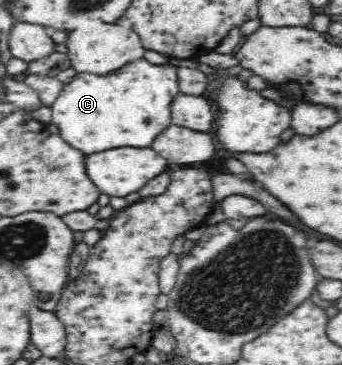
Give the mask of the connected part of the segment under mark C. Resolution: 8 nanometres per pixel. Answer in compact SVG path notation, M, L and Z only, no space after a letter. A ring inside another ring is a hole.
M144 58L106 75L77 73L51 103L50 125L85 155L114 147L150 147L170 125L170 105L180 88L177 67L150 64Z

